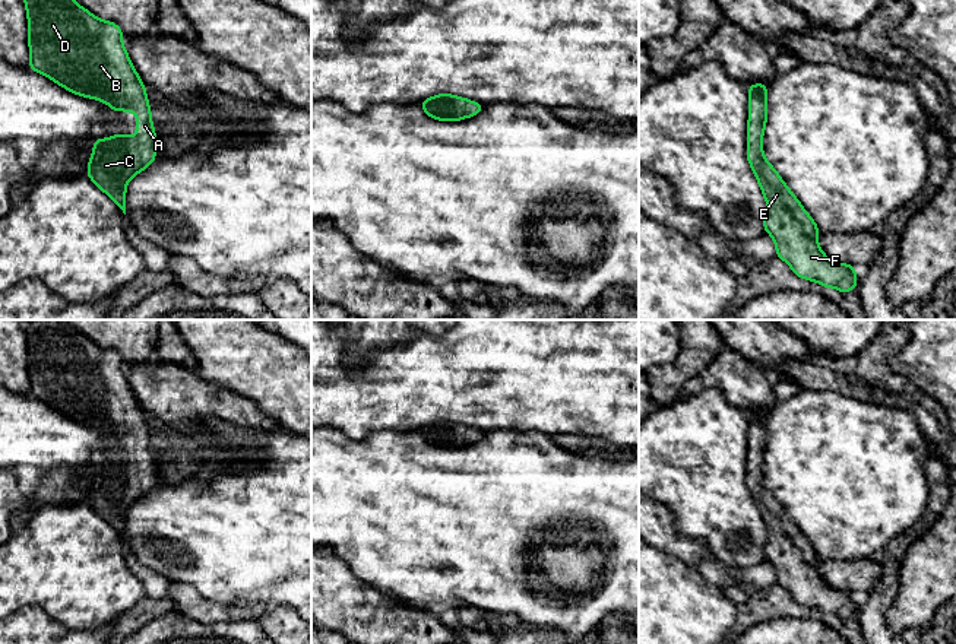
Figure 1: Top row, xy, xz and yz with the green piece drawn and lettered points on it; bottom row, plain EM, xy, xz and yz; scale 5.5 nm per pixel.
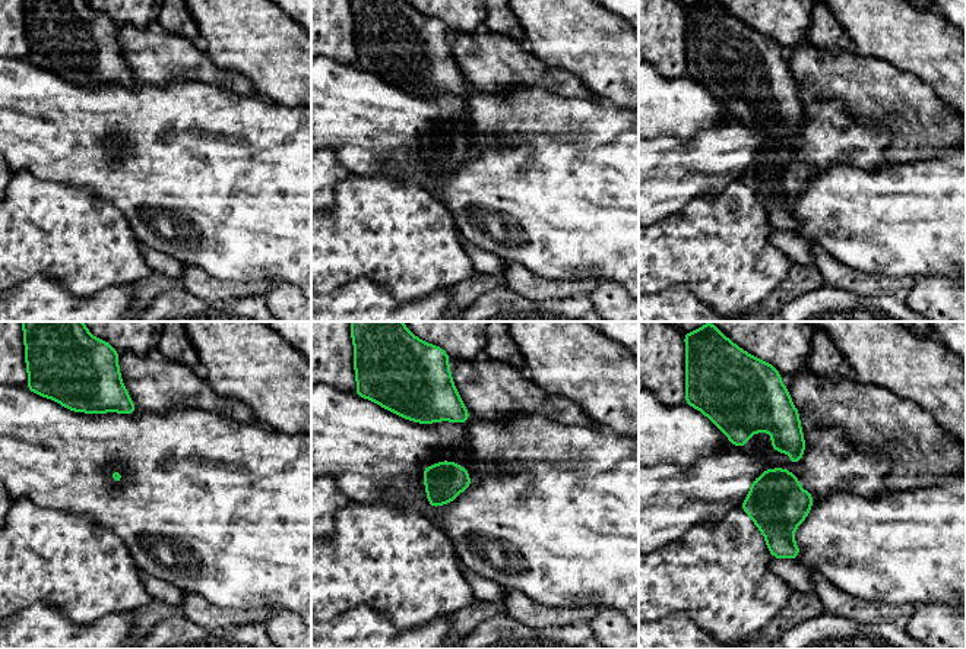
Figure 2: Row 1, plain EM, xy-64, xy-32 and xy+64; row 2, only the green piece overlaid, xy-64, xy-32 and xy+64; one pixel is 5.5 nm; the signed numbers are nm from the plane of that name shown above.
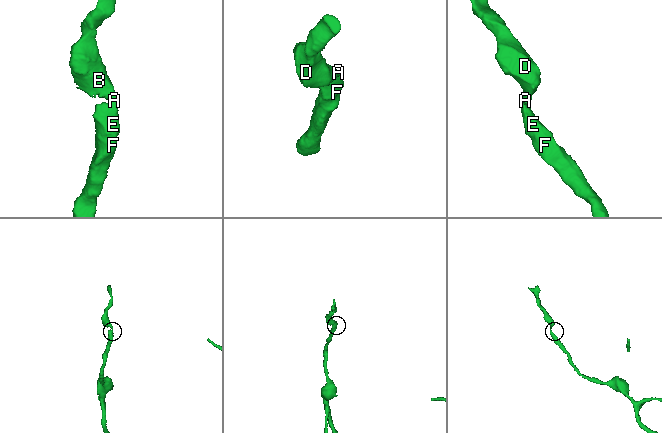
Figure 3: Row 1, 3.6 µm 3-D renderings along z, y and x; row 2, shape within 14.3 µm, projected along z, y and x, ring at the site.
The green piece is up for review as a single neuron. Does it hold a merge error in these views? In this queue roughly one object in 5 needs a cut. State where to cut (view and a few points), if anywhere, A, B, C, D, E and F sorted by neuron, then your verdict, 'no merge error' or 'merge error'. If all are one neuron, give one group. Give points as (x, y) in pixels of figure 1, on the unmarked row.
no cut; A B C D E F; no merge error

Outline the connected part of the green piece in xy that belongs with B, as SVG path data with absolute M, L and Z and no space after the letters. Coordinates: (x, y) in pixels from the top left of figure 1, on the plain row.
M26 320L23 330L28 342L29 396L50 405L64 416L108 431L113 440L130 438L137 442L136 466L113 461L94 466L94 479L86 502L126 542L126 514L130 507L146 497L156 485L156 461L152 451L146 415L142 410L127 377L123 374L120 353L101 348L77 331L69 320Z

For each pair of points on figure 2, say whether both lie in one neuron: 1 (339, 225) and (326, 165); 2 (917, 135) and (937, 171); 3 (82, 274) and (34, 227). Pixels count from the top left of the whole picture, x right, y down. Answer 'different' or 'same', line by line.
1: different
2: different
3: same

